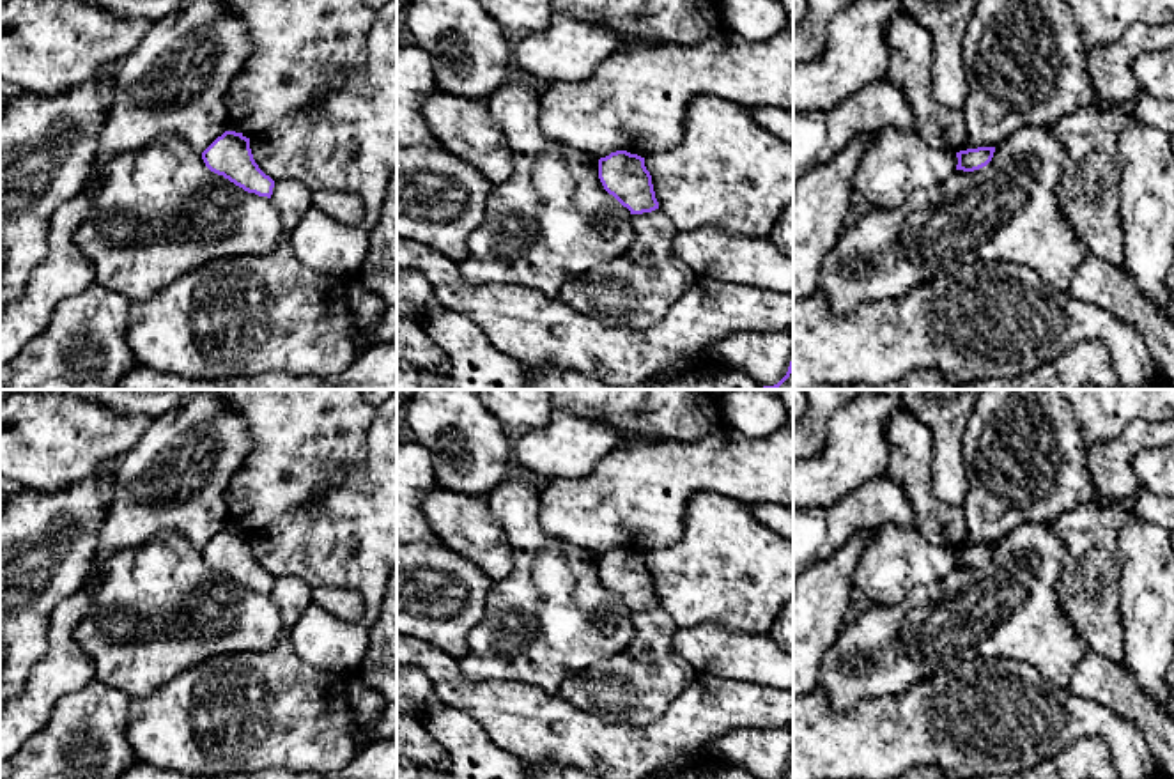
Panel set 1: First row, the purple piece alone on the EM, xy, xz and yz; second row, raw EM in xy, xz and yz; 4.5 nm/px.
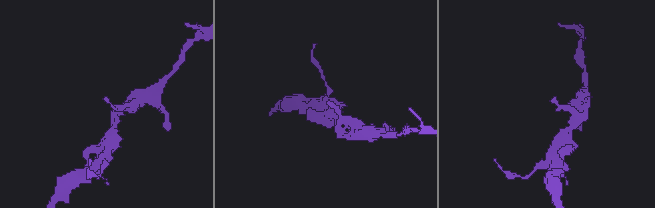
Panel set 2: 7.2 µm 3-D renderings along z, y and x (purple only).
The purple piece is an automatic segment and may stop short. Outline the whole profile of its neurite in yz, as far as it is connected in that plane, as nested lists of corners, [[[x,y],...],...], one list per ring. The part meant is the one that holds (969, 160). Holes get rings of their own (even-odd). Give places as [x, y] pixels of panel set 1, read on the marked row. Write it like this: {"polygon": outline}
{"polygon": [[[977,147],[956,152],[956,170],[974,172],[986,166],[993,158],[995,147]]]}

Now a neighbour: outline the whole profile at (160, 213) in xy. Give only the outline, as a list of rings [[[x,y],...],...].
[[[175,133],[158,135],[143,149],[108,158],[101,175],[99,191],[94,195],[74,239],[96,271],[96,283],[131,301],[151,299],[182,274],[209,262],[271,253],[282,234],[282,216],[271,198],[248,193],[223,175],[211,172],[202,154],[191,150],[188,142]]]

